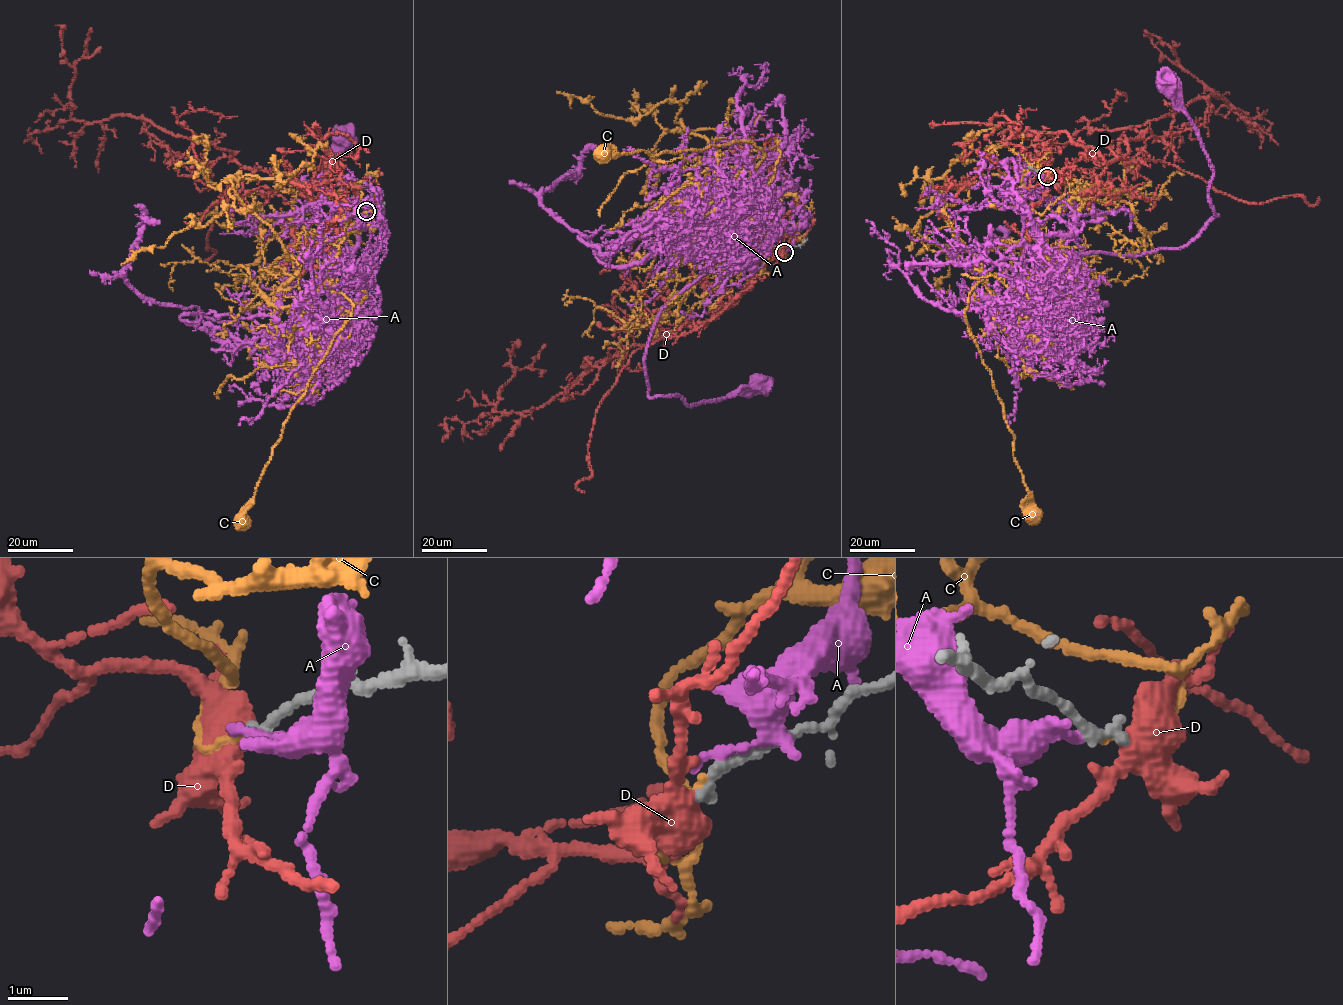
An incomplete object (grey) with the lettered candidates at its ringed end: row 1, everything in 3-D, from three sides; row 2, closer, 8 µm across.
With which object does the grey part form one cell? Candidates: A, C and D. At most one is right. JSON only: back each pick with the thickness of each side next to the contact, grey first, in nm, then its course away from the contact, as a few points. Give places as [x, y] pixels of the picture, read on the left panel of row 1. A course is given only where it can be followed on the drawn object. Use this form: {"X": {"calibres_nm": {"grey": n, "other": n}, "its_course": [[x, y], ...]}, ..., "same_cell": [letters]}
{"same_cell": []}

